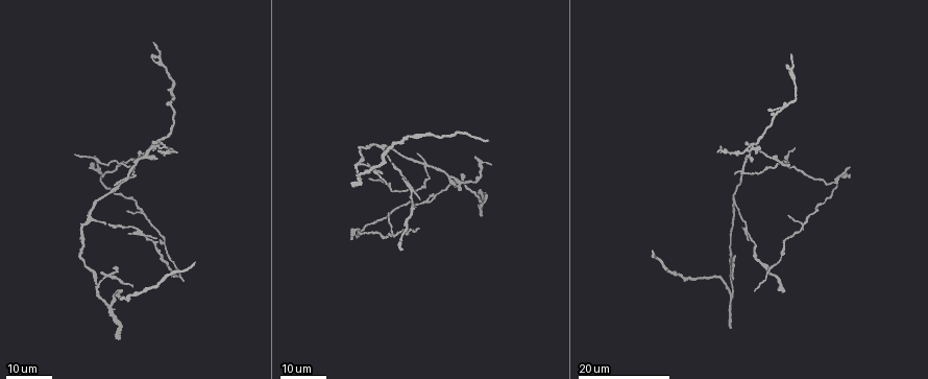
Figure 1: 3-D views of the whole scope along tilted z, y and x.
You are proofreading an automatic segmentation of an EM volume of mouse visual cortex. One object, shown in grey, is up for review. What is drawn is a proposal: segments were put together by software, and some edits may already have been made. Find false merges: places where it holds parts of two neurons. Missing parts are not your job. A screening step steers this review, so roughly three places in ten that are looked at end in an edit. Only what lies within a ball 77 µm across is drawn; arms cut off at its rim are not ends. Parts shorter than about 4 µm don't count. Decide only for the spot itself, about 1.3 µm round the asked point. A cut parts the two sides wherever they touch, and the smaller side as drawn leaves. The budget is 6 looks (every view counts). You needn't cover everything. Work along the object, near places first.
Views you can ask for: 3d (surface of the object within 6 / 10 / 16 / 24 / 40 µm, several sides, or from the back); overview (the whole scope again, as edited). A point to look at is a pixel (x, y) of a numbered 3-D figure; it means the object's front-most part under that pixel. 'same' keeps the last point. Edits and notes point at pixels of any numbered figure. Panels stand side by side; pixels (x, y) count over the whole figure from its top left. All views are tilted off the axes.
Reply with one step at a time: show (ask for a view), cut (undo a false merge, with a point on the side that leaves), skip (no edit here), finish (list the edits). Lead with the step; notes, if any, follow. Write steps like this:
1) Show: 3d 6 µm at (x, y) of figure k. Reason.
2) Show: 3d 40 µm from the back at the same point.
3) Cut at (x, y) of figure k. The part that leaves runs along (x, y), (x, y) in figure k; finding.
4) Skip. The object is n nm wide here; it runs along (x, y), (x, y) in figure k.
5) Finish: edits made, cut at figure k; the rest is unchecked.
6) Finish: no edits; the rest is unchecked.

Show: 3d 24 µm at (99, 285) of figure 1. A fork.

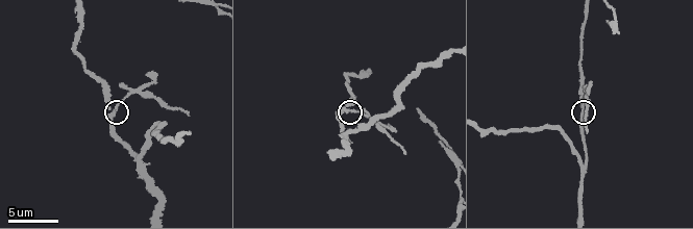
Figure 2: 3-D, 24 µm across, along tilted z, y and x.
Show: 3d 6 µm at (348, 110) of figure 2.

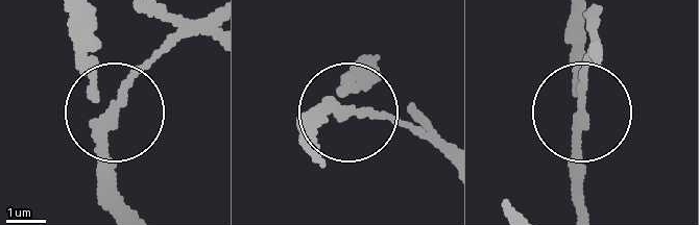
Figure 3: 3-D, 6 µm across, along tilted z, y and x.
Cut at (131, 70) of figure 3. The side arm is 10 µm long; the part that leaves runs along (111, 119), (142, 74), (193, 35), (214, 33) in figure 3; two neurons meet here.

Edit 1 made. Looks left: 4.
Show: 3d 16 µm at (344, 131) of figure 2. Four arms meet.

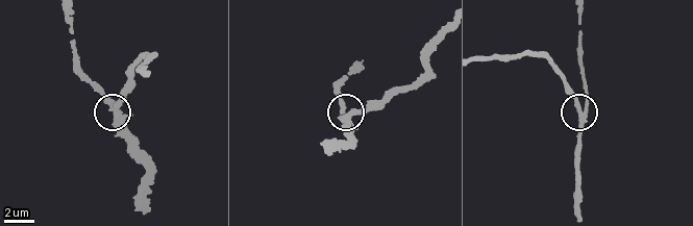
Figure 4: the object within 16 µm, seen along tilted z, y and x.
Show: 3d 6 µm at (114, 109) of figure 4. Closer look.

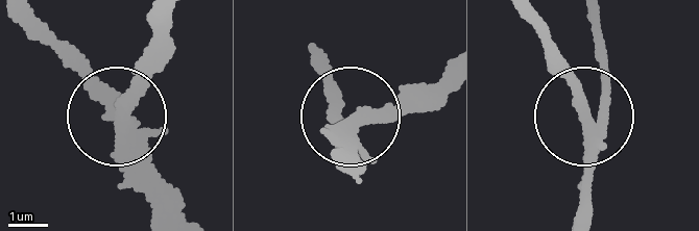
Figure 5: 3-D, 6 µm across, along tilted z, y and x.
Skip. The object is 310 nm wide here; it runs along (18, 23), (113, 97), (130, 178), (152, 207) in figure 5; one neuron here.

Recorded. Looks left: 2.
Show: 3d 16 µm at (743, 171) of figure 1. Four or more arms meet.

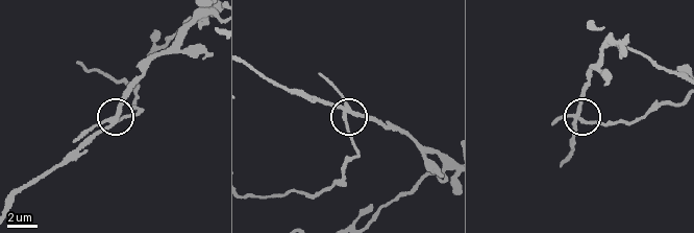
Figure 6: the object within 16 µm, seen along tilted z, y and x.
Show: 3d 6 µm at (576, 112) of figure 6. Closer look.

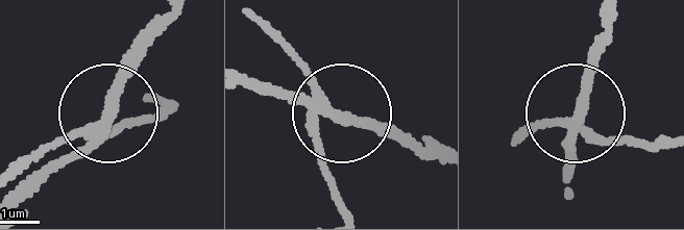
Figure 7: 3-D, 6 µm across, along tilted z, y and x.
Cut at (41, 150) of figure 7. 4 arms meet here; the part that leaves runs along (94, 124), (152, 116), (161, 104) in figure 7; a second neuron is stuck on.

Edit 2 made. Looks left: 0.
Finish: edits made, cut at figure 3, cut at figure 7; the rest is unchecked.

